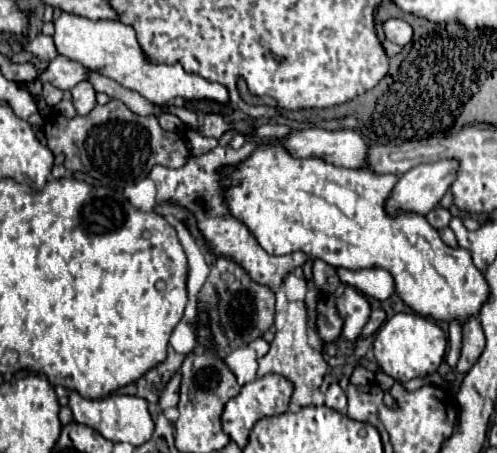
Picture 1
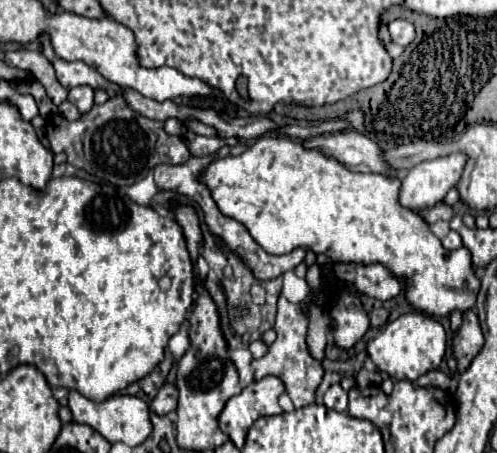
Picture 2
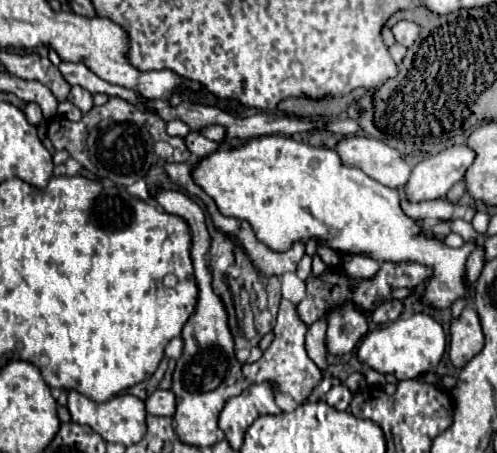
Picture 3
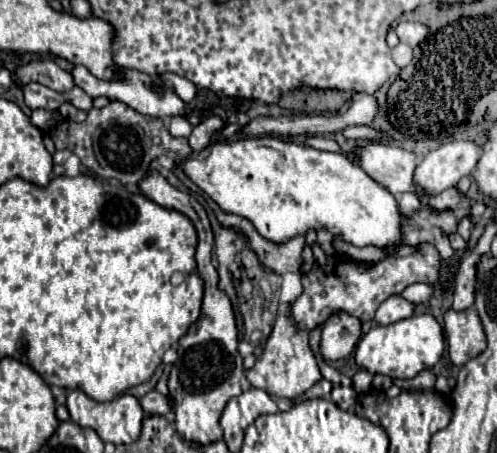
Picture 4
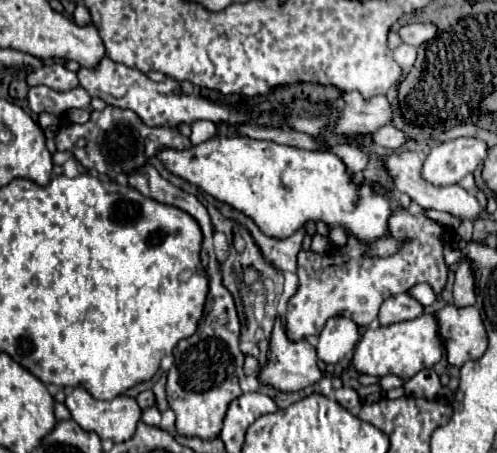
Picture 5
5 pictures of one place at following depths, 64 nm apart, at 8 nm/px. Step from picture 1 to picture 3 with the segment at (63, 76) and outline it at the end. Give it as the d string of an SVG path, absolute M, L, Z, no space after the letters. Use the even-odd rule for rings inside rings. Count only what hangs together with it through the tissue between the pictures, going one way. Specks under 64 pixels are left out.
M60 62L60 74L64 76L64 80L68 80L70 86L82 86L86 88L88 92L92 94L98 94L98 92L104 92L108 96L118 96L118 98L124 98L128 100L130 104L140 104L144 102L144 98L134 92L134 90L128 90L124 86L116 86L116 84L108 84L106 80L100 80L86 64L68 64L68 62Z

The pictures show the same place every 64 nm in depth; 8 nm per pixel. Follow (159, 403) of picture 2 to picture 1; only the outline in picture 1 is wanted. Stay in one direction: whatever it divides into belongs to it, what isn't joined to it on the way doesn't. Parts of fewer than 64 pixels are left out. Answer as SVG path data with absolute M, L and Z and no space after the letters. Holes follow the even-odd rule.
M180 372L172 376L172 380L166 384L166 388L162 390L160 394L160 410L166 410L166 408L172 408L178 404L178 390L180 390Z

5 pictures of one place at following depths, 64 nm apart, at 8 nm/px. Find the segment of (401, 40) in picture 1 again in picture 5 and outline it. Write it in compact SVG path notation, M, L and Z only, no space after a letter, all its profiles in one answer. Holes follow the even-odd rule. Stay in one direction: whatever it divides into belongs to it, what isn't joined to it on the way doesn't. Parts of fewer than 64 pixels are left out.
M404 24L398 30L398 34L406 44L422 46L424 42L432 40L432 36L436 36L436 26L434 24Z

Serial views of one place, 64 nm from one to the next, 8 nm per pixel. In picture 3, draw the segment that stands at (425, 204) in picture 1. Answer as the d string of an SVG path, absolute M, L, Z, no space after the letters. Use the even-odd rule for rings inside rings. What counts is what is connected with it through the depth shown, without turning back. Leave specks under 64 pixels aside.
M460 144L418 162L412 168L408 184L404 186L406 198L410 202L444 198L446 192L464 178L472 160L474 152L468 146Z

